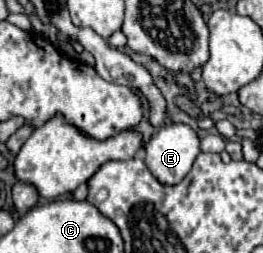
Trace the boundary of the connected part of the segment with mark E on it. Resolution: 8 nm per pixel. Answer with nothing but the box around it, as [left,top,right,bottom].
[144,123,200,185]

